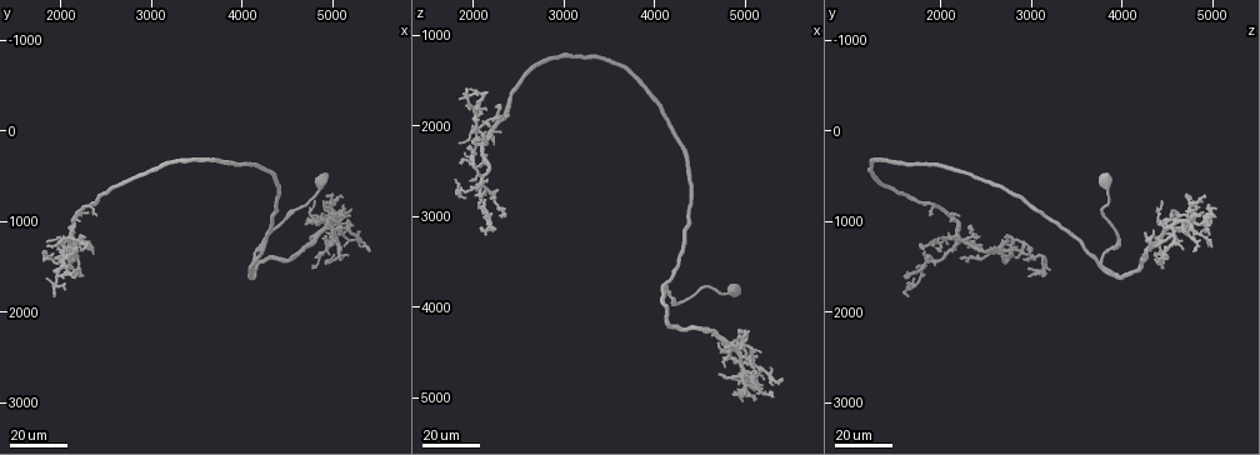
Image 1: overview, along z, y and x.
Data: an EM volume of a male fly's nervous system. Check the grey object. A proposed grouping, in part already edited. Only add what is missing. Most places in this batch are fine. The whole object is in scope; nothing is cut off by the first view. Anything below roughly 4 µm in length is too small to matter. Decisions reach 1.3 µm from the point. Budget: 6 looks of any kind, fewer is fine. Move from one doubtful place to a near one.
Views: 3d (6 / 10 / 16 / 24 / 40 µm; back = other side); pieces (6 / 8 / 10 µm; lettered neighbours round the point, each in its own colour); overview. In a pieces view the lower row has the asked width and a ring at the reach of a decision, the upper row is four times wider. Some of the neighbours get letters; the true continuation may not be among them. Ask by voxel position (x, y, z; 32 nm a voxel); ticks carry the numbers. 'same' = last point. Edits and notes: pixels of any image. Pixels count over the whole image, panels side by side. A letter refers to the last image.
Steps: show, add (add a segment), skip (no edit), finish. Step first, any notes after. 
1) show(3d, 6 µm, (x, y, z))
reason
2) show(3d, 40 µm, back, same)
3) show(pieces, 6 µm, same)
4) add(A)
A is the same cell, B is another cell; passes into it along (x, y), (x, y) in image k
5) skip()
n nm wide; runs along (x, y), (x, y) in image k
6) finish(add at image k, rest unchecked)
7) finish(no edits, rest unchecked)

show(3d, 16 µm, (4800, 1400, 4500))
branch stops here

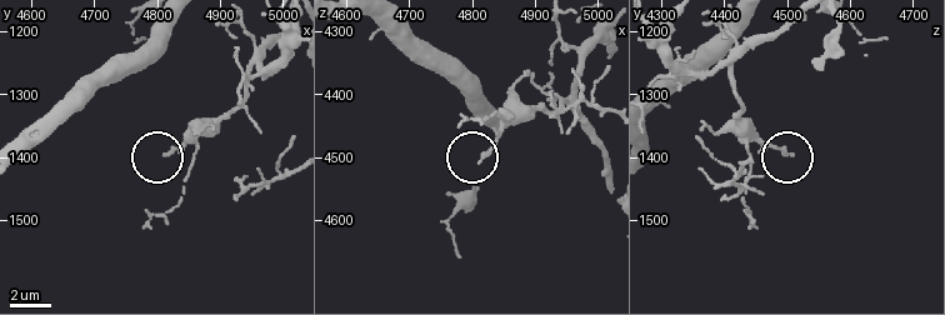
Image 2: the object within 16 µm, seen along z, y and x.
show(pieces, 6 µm, (4815, 1395, 4505))
what lies round it

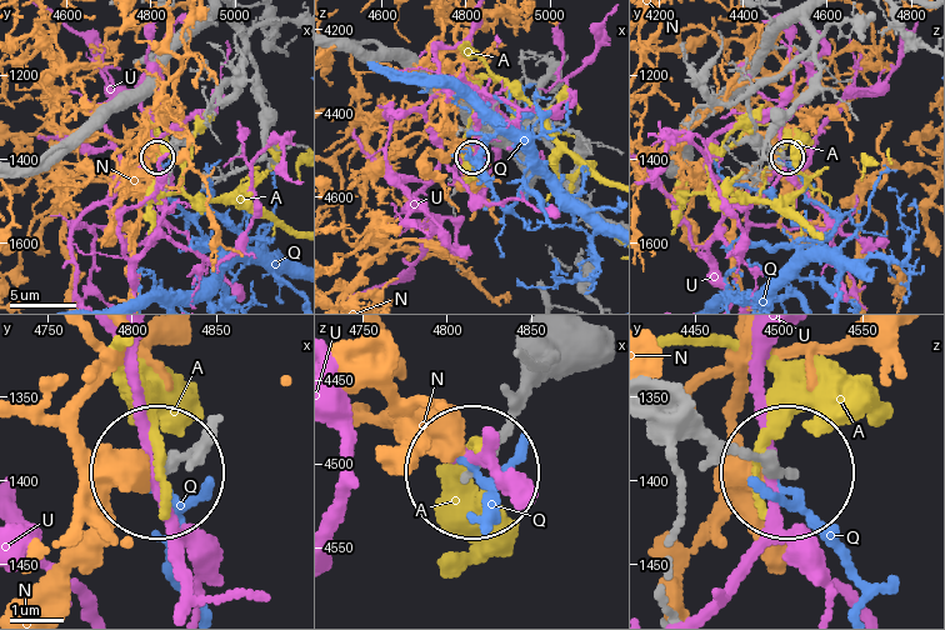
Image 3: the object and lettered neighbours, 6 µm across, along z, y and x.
skip()
A, N, Q and U are other cells; runs along (561, 374), (471, 473) in image 3; none of them fits

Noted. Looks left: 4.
show(3d, 24 µm, (5000, 1150, 4950))
branch stops here

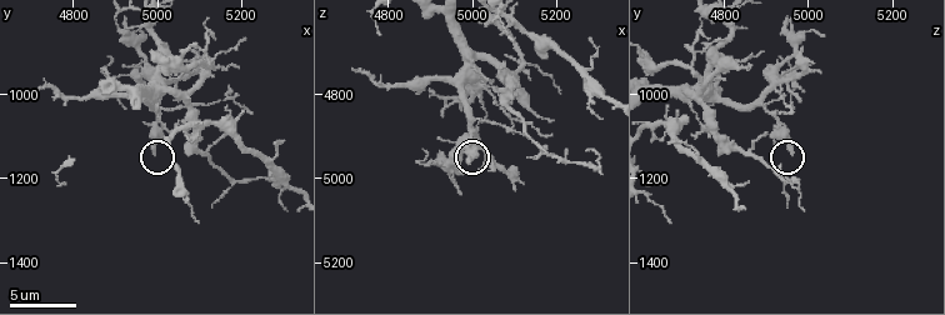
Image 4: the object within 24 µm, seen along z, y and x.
show(pieces, 8 µm, (5000, 1145, 4970))

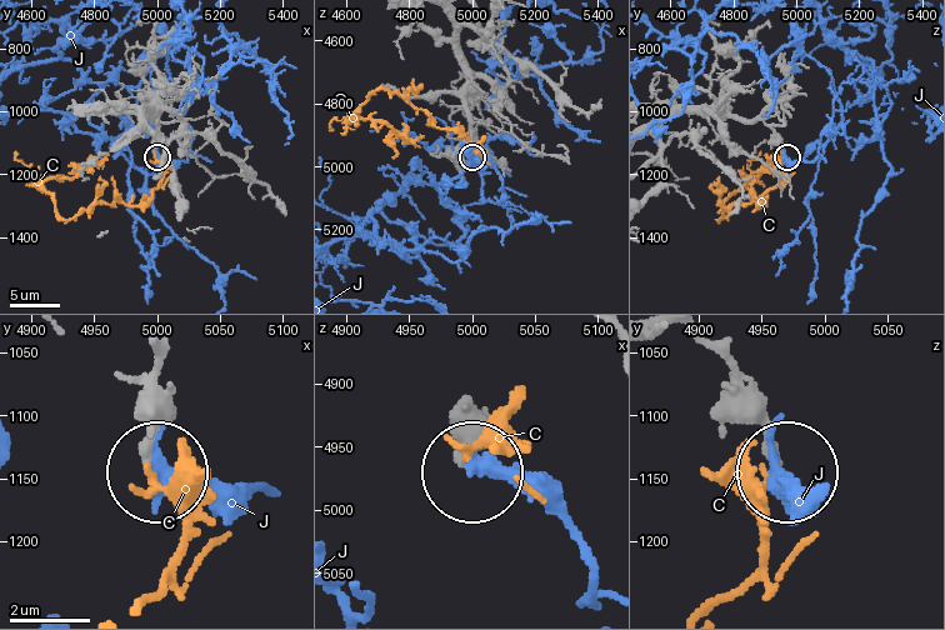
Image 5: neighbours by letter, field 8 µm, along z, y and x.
skip()
C and J are other cells; runs along (699, 335), (766, 435), (776, 473) in image 5; none of them fits

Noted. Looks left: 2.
show(3d, 24 µm, (2200, 1500, 3000))
branch stops here

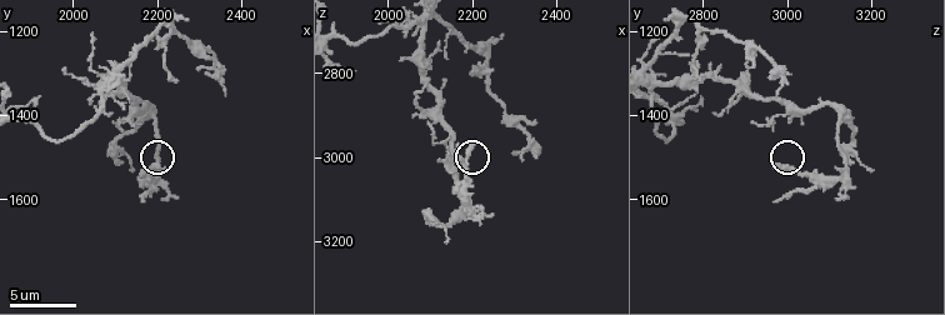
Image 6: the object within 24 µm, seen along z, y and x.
show(pieces, 8 µm, (2200, 1515, 2970))

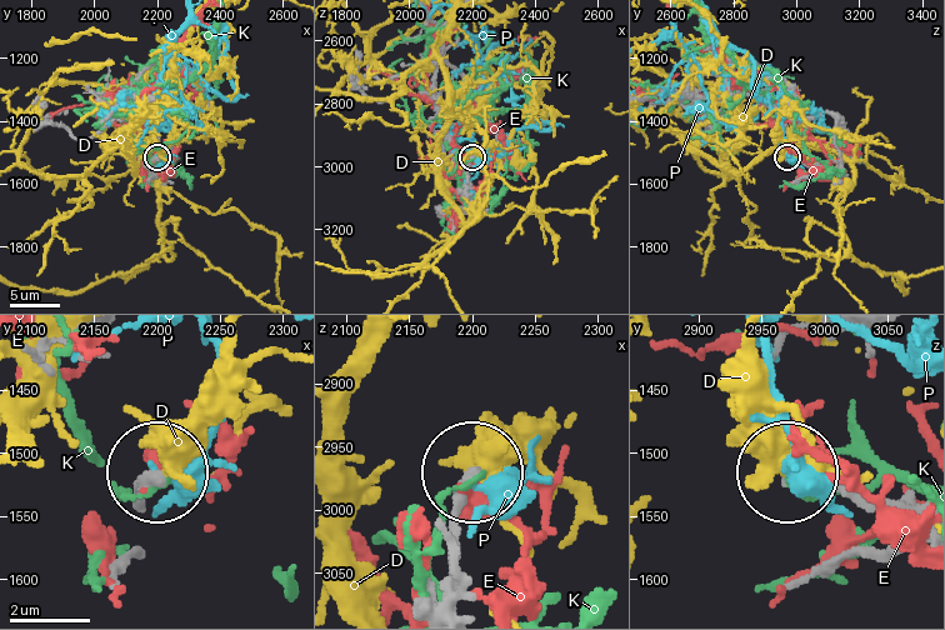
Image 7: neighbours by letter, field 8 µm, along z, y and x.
skip()
D, E, K and P are other cells; runs along (456, 605), (464, 478) in image 7; no lettered segment goes on from it

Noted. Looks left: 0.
finish(no edits, rest unchecked)

